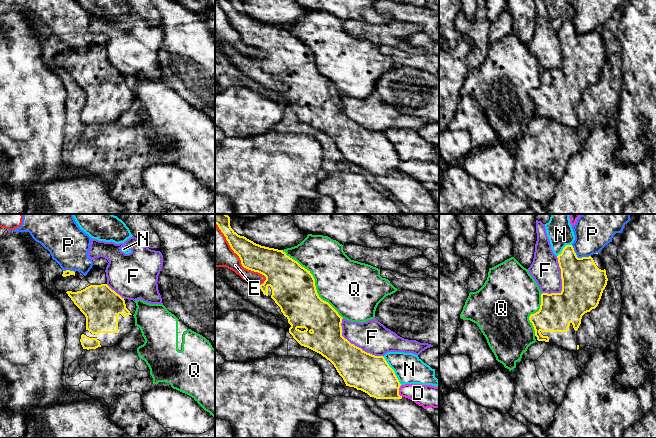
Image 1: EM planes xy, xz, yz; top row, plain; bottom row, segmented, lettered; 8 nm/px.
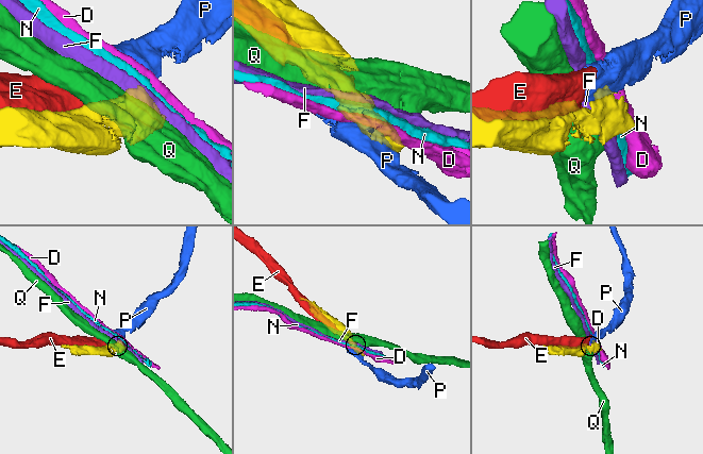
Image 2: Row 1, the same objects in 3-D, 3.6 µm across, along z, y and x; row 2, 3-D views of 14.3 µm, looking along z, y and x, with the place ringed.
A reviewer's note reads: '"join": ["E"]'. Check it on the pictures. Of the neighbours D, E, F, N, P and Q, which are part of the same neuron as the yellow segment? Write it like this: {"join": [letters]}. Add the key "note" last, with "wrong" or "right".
{"join": [], "note": "wrong"}

